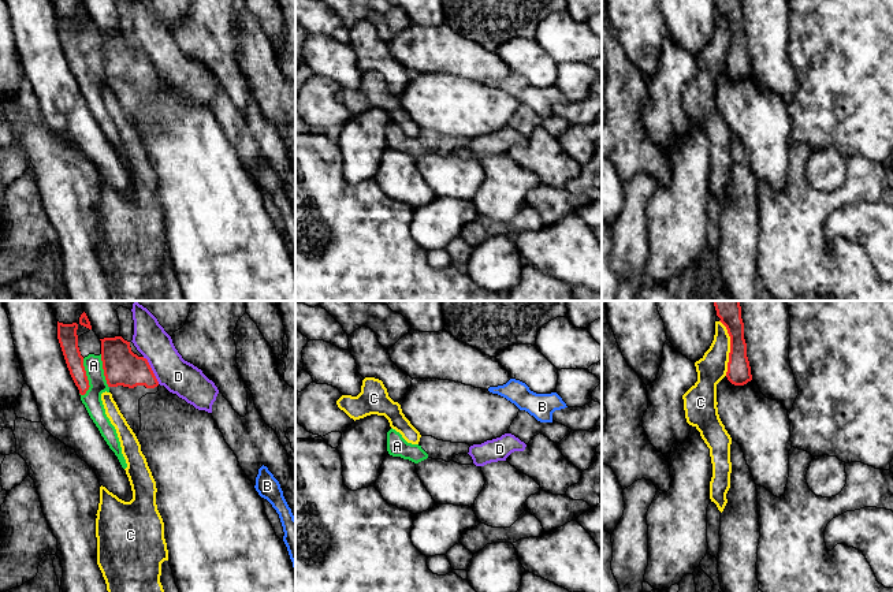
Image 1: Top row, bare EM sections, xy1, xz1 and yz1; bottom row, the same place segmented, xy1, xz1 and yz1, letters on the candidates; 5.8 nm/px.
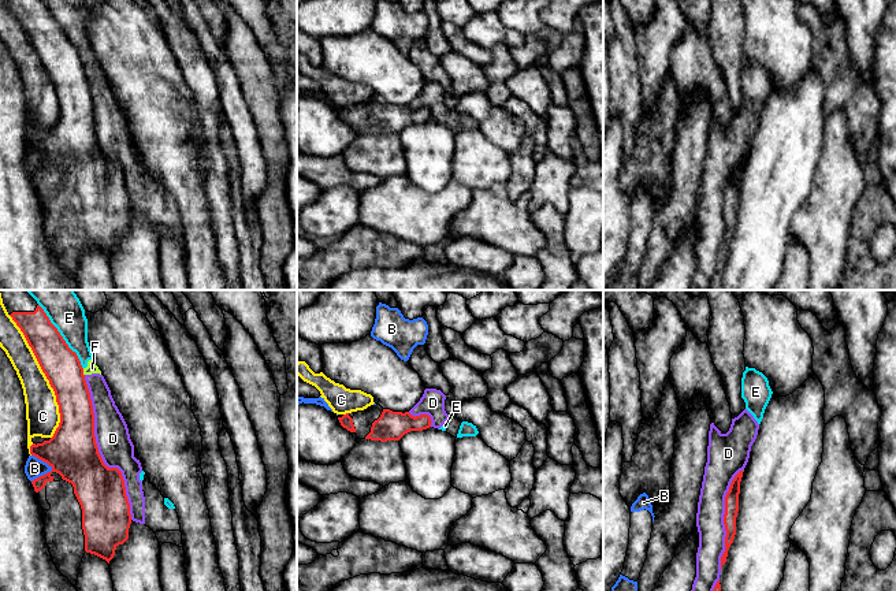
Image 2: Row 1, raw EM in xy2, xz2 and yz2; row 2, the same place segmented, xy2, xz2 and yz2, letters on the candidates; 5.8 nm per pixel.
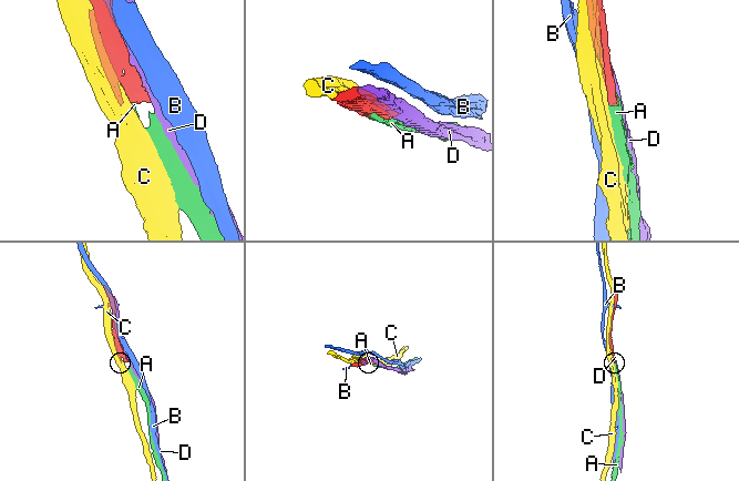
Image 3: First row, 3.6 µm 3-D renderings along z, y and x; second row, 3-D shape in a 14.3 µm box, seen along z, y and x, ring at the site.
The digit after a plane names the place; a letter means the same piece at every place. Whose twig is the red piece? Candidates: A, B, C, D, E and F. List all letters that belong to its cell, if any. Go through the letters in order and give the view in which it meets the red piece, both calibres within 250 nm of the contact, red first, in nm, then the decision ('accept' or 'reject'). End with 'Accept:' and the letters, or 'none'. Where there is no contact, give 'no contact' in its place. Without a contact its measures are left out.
A: contact in xy1; calibres 110 and 110 nm; accept
B: contact in xy2; calibres 300 and 120 nm; reject
C: contact in xy2; calibres 220 and 200 nm; reject
D: contact in xy2; calibres 300 and 200 nm; reject
E: contact in xy2; calibres 220 and 220 nm; reject
F: contact in xy2; calibres 220 and 60 nm; reject
Accept: A

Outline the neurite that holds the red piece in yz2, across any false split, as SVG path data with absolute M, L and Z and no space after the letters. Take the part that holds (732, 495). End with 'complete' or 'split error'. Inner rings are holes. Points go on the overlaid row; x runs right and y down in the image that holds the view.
M740 471L730 483L729 491L725 497L725 514L724 514L724 524L725 524L725 551L721 557L721 569L722 565L726 562L728 550L733 543L736 535L736 517L739 512L739 494L740 494L740 482L743 477L743 472Z | complete

